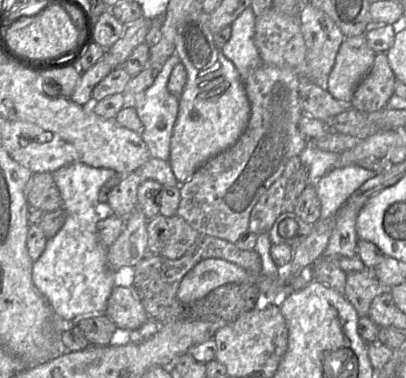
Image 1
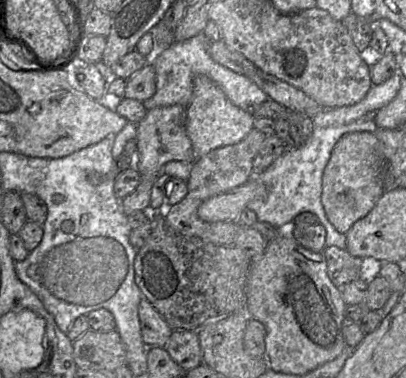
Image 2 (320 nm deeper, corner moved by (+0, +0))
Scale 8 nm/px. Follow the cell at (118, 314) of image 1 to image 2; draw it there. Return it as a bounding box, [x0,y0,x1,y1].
[138,297,174,347]

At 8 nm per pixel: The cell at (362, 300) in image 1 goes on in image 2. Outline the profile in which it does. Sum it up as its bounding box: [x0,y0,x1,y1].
[323,247,362,288]

